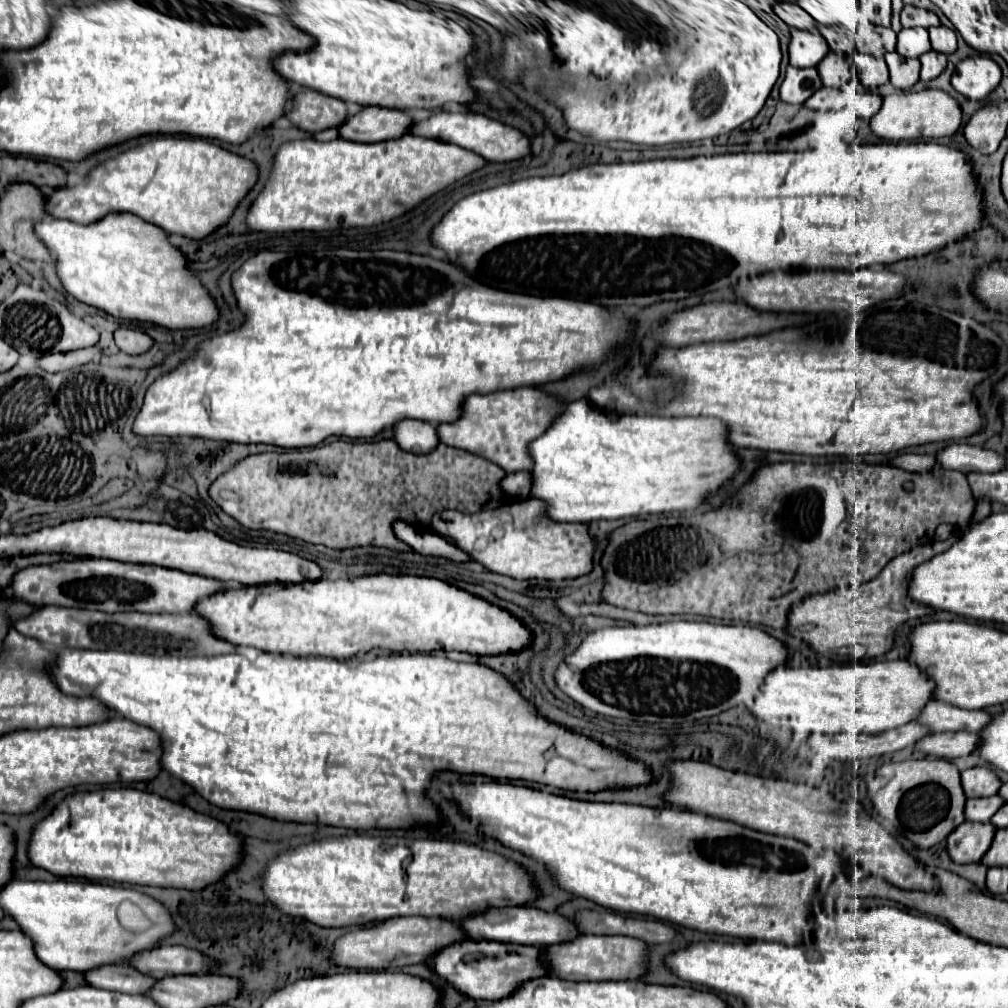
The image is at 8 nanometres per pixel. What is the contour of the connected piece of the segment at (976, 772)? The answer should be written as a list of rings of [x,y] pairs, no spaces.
[[[973,767],[961,773],[963,791],[967,797],[991,797],[997,795],[1001,781],[997,775],[985,767]]]

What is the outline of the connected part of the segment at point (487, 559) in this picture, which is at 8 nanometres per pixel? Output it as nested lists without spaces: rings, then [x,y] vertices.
[[[539,499],[515,501],[509,505],[501,505],[497,509],[479,511],[479,513],[461,513],[461,511],[439,511],[431,517],[431,531],[449,537],[455,545],[465,551],[471,561],[481,563],[491,573],[507,575],[513,579],[575,579],[587,575],[593,567],[593,549],[595,543],[587,533],[587,525],[581,523],[555,523],[545,515],[545,503]]]

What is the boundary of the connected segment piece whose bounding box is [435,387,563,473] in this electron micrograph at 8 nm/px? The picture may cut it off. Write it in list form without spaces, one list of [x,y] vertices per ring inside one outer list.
[[[535,387],[503,389],[487,395],[469,395],[461,405],[461,417],[453,423],[439,423],[435,429],[441,443],[491,459],[507,473],[529,471],[531,459],[527,455],[527,445],[549,427],[561,407],[563,403],[559,399]]]

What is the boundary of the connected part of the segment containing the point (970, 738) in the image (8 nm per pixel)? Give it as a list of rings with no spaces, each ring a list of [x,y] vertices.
[[[957,731],[957,733],[931,733],[917,741],[911,749],[919,751],[923,755],[933,755],[933,757],[943,757],[943,759],[953,759],[953,757],[965,757],[973,753],[977,747],[977,737],[967,731]]]

